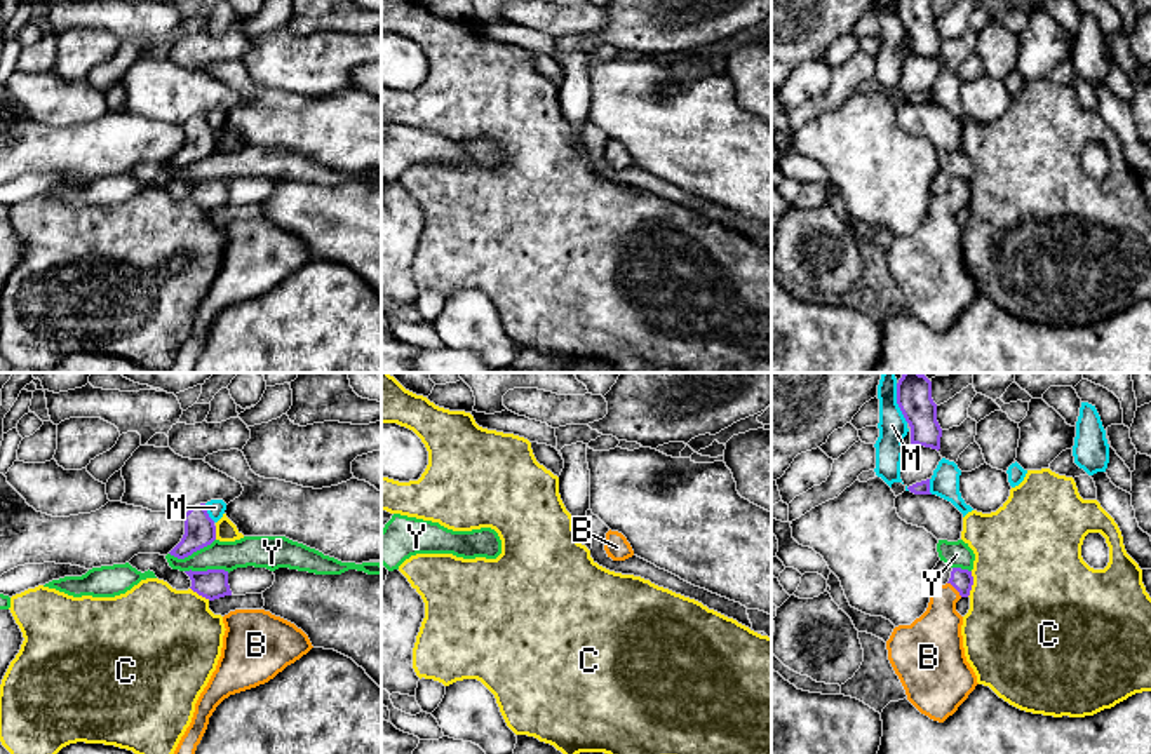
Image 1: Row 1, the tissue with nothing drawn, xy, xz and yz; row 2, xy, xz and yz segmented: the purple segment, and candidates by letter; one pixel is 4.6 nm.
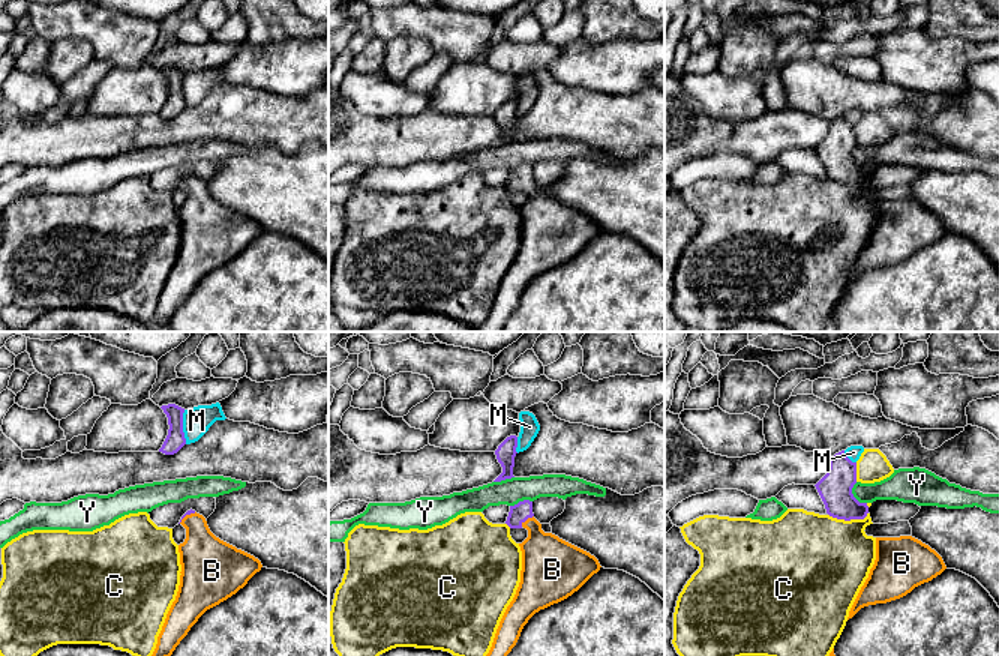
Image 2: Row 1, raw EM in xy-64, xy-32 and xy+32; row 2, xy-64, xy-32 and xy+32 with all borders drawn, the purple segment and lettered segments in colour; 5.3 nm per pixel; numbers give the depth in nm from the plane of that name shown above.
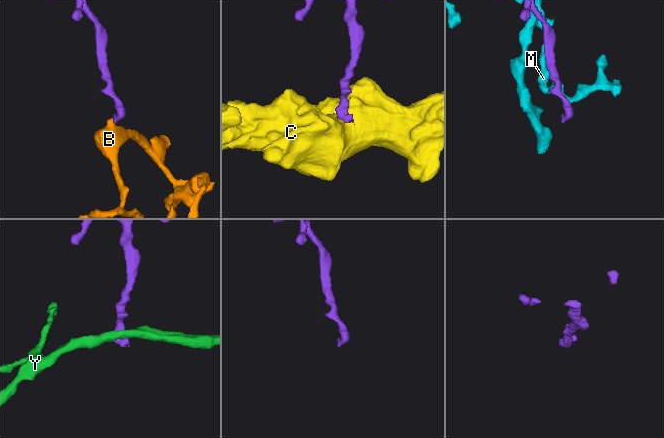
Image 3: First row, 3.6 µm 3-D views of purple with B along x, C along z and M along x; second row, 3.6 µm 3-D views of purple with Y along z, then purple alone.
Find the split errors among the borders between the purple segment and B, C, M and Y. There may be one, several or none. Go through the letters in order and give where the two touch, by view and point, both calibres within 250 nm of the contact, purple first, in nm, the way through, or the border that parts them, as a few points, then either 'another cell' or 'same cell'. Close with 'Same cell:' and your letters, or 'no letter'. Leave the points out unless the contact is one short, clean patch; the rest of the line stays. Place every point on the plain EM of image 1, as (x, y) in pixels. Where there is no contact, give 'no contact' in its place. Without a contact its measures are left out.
B: contact yz (955, 197); calibres 100 and 240 nm; way yz (962, 190), (955, 197), (942, 211), (935, 248); same cell
C: contact yz (972, 194); calibres 100 and 500 nm; another cell
M: contact yz (899, 16); calibres 160 and 130 nm; another cell
Y: contact xy (192, 162); calibres 140 and 140 nm; border xy (215, 148), (183, 168), (169, 164); another cell
Same cell: B

